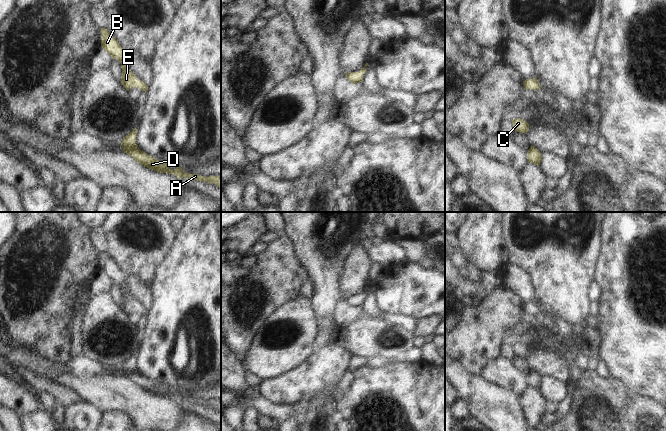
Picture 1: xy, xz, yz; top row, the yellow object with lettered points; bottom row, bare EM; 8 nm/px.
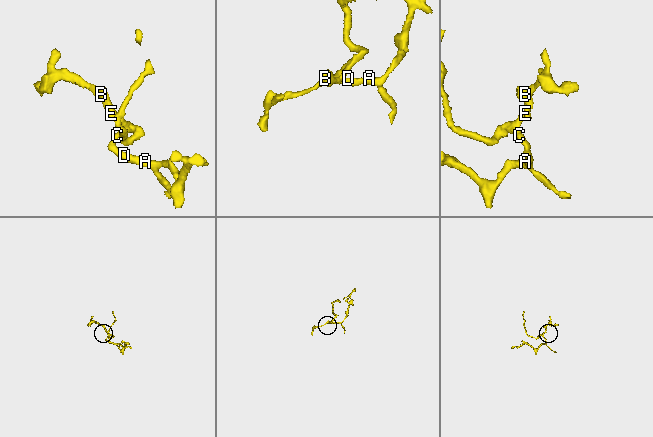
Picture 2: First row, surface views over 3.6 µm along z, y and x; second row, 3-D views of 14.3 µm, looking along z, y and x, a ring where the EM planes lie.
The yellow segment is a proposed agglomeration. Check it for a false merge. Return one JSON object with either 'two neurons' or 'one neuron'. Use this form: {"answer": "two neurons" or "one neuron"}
{"answer": "one neuron"}

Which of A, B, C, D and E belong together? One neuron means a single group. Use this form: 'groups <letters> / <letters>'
groups A B C D E

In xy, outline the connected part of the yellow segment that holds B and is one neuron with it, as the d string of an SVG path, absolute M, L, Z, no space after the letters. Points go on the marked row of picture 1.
M105 27L101 28L101 47L111 56L112 59L116 59L121 63L121 84L127 91L129 91L132 87L136 87L147 92L148 86L143 81L140 81L129 69L125 50Z

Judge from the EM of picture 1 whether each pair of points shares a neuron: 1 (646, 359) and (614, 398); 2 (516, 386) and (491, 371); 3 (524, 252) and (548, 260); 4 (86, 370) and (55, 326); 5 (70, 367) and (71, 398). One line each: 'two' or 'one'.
1: two
2: one
3: one
4: two
5: two

